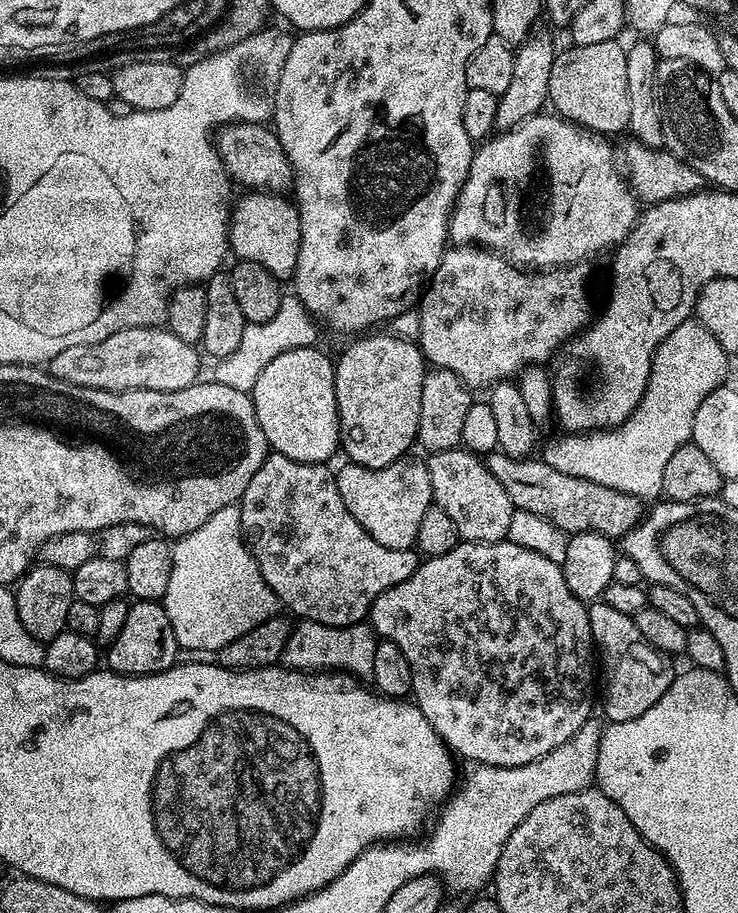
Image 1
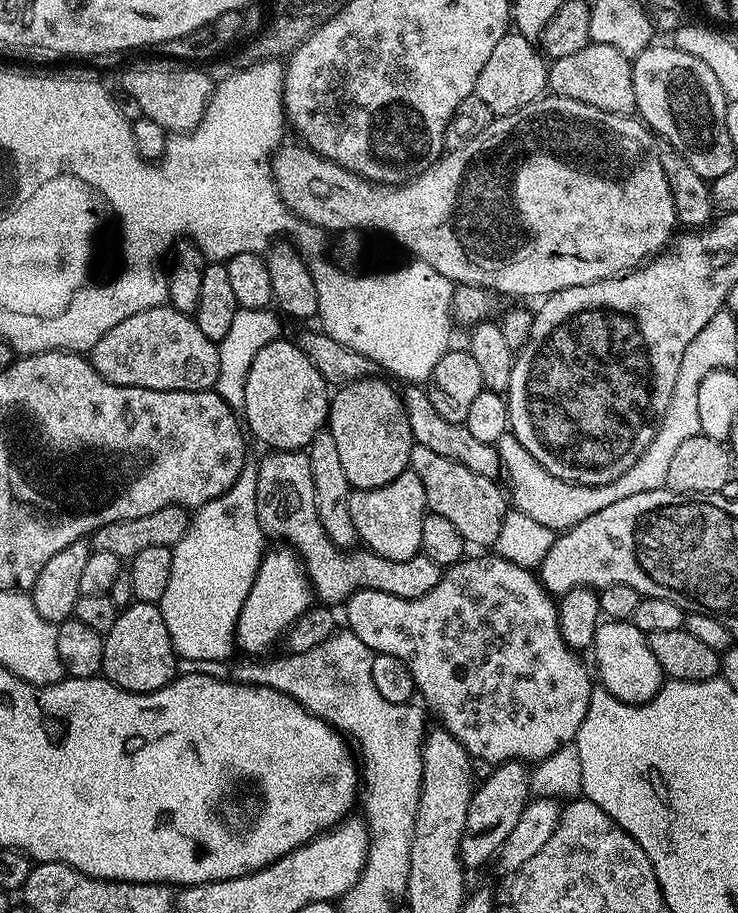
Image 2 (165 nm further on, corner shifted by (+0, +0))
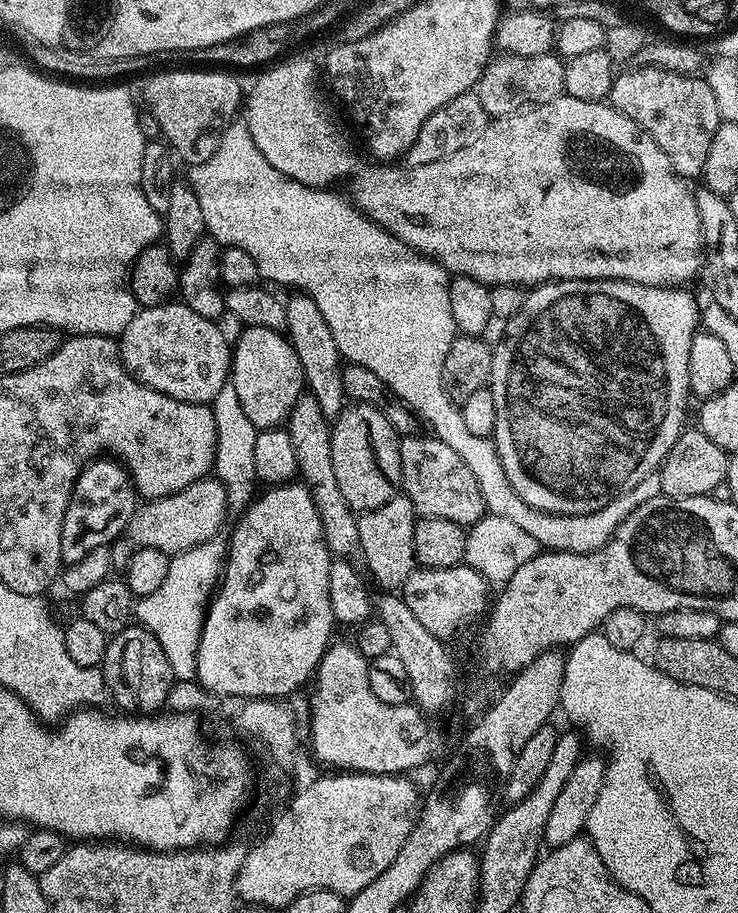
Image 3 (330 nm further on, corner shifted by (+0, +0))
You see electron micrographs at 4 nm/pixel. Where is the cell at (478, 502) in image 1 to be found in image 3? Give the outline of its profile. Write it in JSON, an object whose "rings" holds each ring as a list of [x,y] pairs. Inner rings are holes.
{"rings":[[[433,434],[405,435],[400,442],[400,478],[403,495],[410,498],[417,517],[450,518],[465,526],[478,523],[486,516],[482,489],[470,466]]]}

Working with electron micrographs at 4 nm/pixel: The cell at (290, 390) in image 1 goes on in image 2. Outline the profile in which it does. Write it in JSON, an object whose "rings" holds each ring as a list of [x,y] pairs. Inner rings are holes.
{"rings":[[[281,338],[262,346],[258,350],[254,362],[250,362],[250,374],[246,374],[246,402],[242,409],[246,428],[269,449],[278,452],[298,452],[307,449],[315,436],[325,431],[328,422],[328,406],[330,403],[330,385],[322,374],[291,339]]]}

